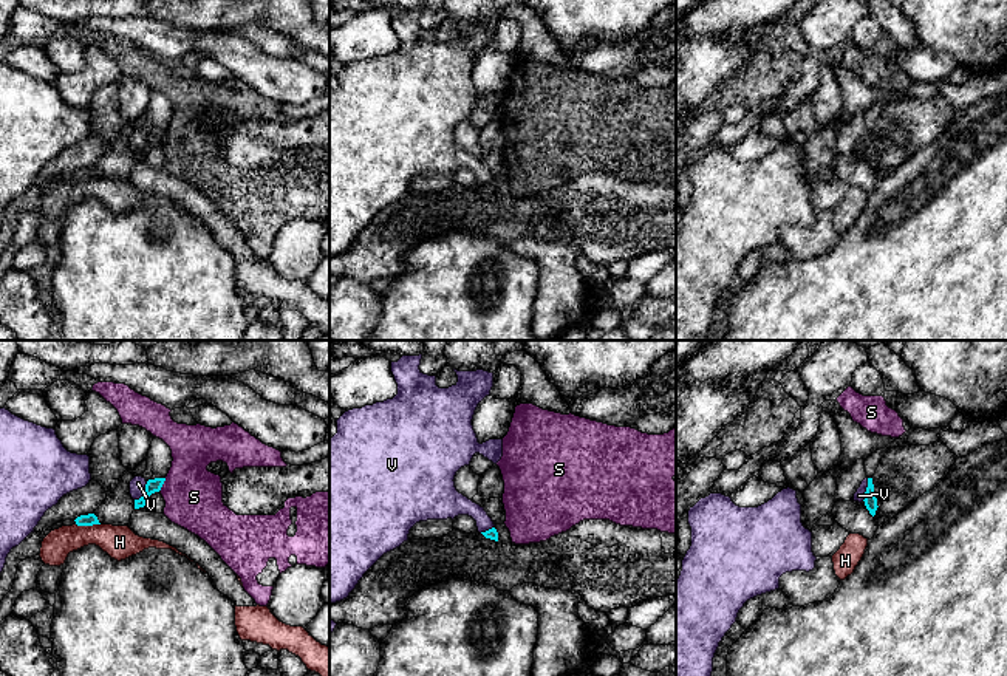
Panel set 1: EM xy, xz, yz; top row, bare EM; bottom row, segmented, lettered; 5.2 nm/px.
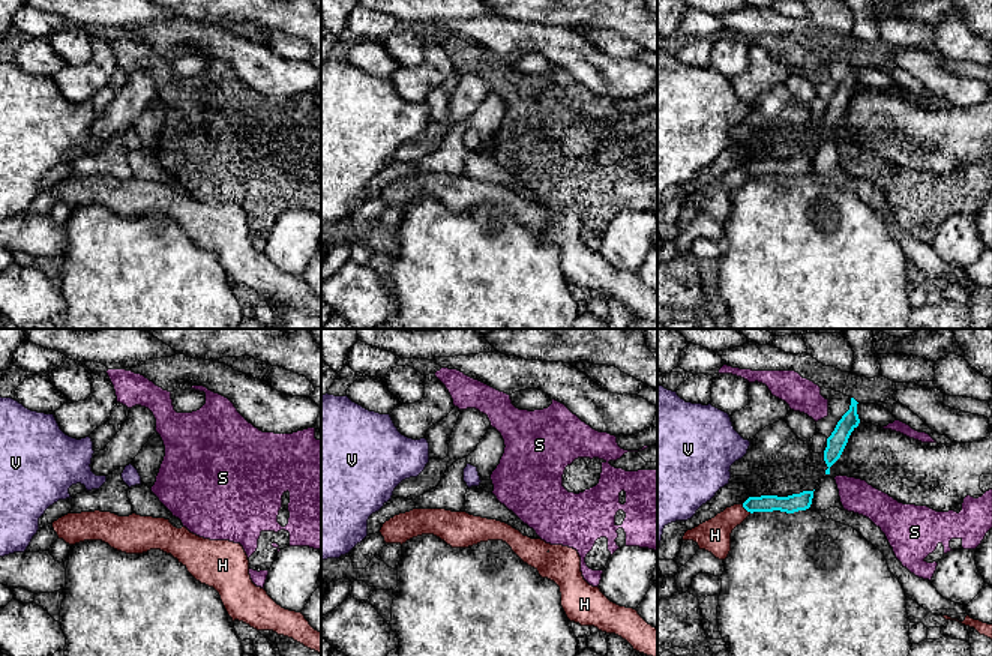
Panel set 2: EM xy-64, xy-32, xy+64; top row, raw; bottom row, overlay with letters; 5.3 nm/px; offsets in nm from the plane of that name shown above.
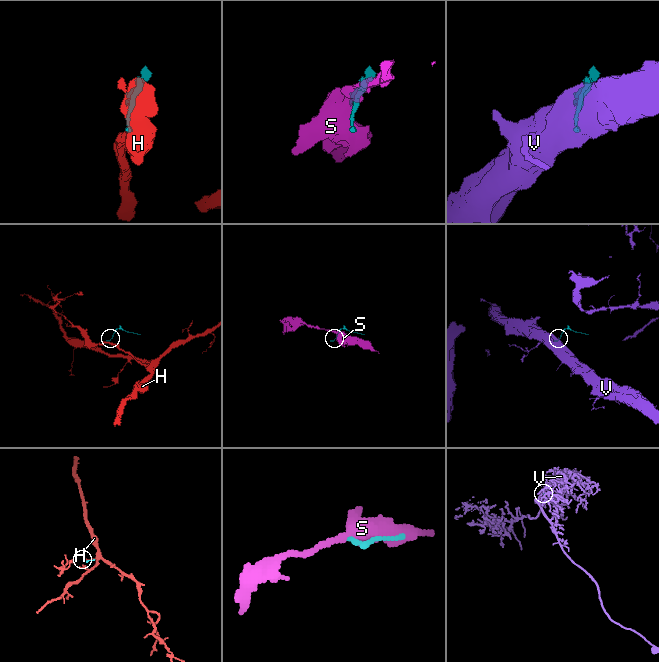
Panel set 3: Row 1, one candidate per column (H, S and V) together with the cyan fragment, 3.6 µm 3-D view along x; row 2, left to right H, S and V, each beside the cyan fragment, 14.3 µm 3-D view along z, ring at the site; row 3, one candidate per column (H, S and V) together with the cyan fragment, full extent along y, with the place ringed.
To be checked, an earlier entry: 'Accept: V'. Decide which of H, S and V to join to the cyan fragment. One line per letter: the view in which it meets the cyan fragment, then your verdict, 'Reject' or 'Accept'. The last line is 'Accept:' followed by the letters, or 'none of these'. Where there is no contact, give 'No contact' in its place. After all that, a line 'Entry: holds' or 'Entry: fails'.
H: Touches cyan in xy. Reject
S: Touches cyan in xy. Reject
V: Touches cyan in yz. Reject
Accept: none of these
Entry: fails

